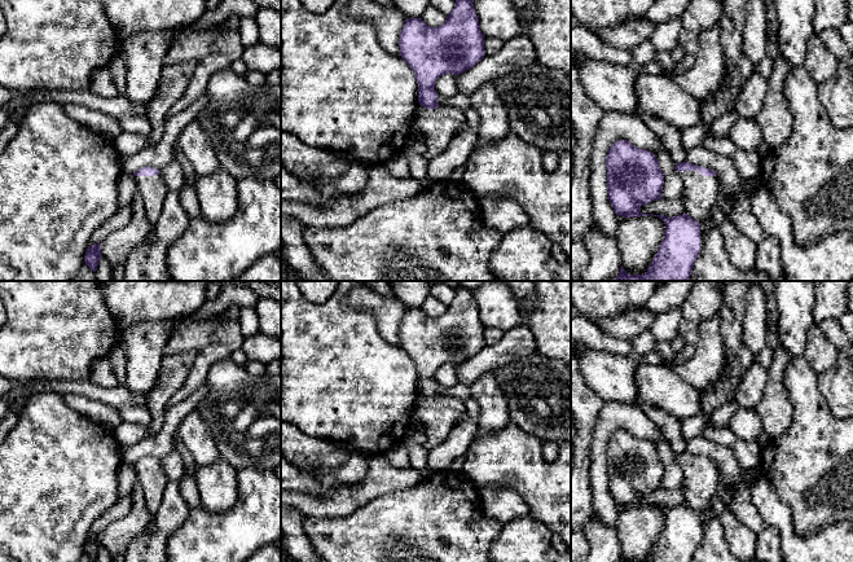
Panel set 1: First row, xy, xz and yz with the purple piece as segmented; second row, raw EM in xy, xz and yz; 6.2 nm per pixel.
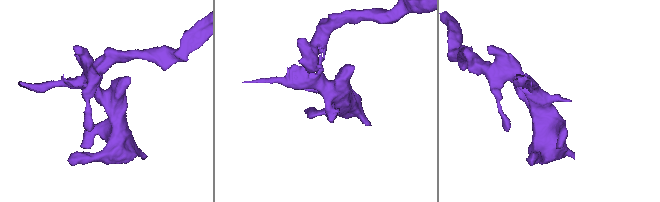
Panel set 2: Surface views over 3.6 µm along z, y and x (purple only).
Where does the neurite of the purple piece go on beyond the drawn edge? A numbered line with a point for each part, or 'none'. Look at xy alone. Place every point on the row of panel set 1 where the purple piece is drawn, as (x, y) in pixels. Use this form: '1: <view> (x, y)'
1: xy (153, 189)

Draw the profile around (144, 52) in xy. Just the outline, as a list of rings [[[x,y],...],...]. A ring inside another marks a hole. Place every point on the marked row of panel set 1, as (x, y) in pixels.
[[[140,31],[124,38],[119,49],[127,66],[127,91],[131,102],[148,104],[155,95],[164,66],[164,56],[173,41],[175,31]]]

